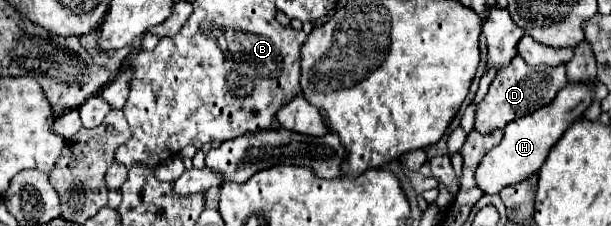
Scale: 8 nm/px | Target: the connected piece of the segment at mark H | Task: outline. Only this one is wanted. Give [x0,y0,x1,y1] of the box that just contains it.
[475,83,595,195]

